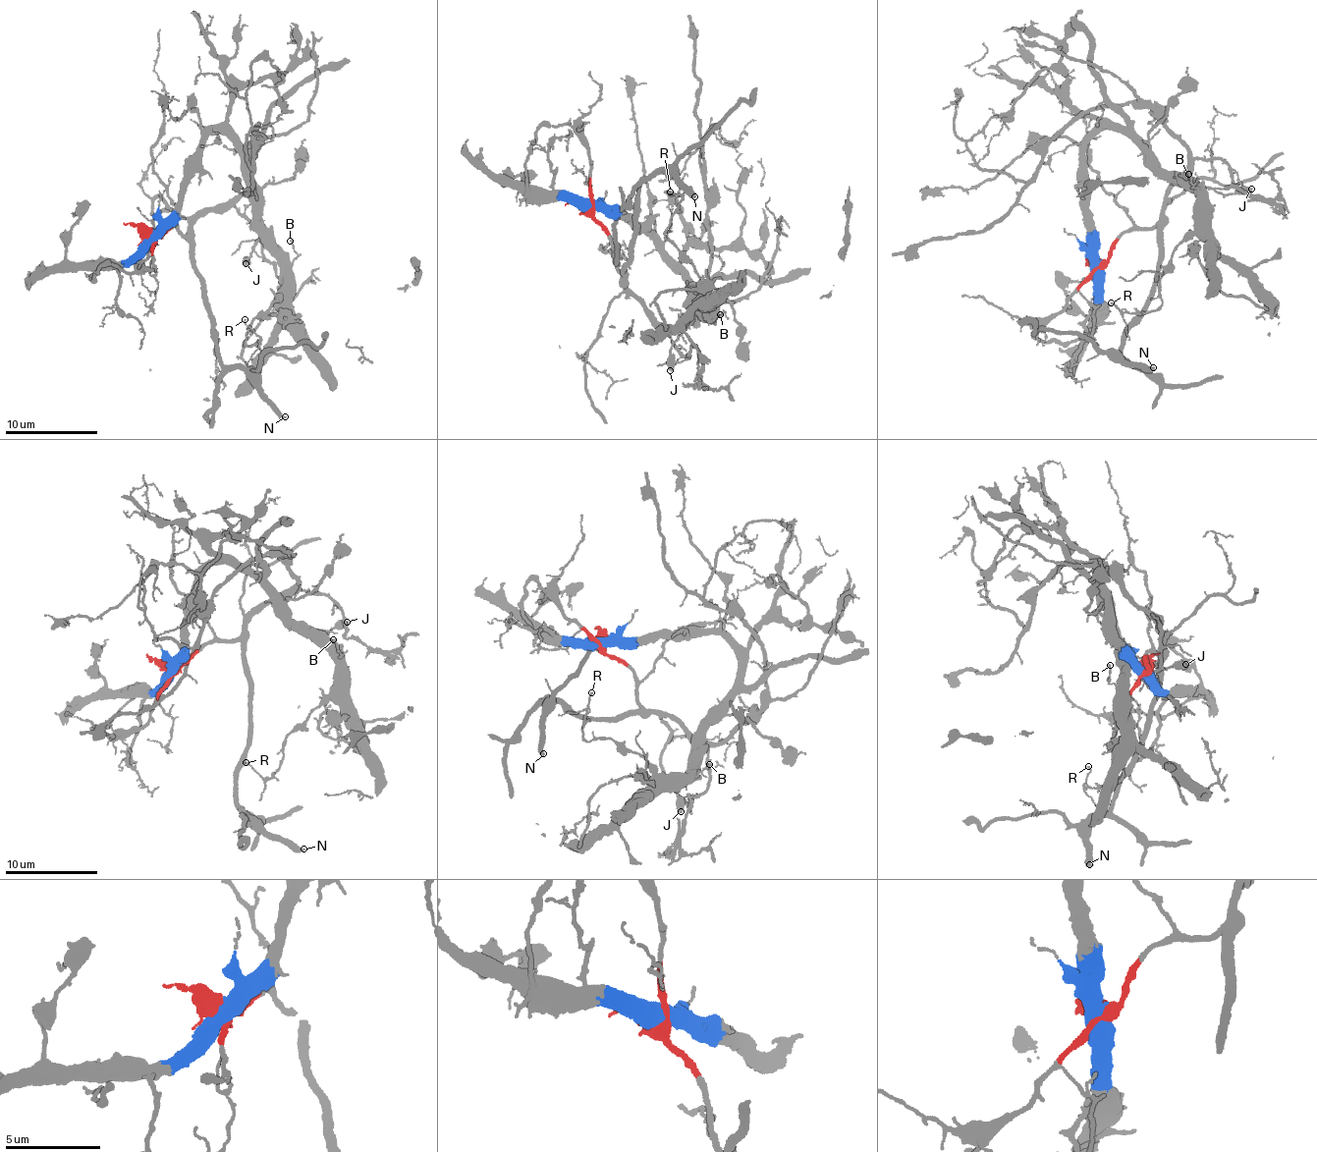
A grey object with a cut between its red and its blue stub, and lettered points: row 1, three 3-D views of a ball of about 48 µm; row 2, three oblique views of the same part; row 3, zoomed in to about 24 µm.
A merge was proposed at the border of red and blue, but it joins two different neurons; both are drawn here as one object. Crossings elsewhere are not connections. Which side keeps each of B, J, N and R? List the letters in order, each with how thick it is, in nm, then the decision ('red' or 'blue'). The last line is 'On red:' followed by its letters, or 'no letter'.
B: 160 nm thick; blue
J: 550 nm thick; blue
N: 420 nm thick; red
R: 120 nm thick; blue
On red: N

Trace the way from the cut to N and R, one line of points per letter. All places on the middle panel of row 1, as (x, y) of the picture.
N: (588, 206), (615, 246), (615, 267), (624, 274), (635, 227), (632, 209), (644, 179), (662, 172), (694, 197)
R: (588, 206), (656, 243), (687, 281), (687, 302), (710, 312), (699, 274), (666, 238), (683, 197), (671, 192)

